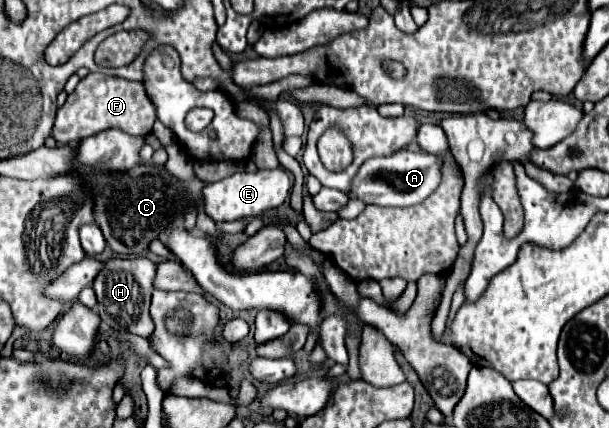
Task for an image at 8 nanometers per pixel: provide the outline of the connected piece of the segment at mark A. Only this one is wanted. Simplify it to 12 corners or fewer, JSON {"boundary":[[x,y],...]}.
{"boundary":[[401,150],[371,158],[349,196],[413,206],[433,194],[437,156]]}

